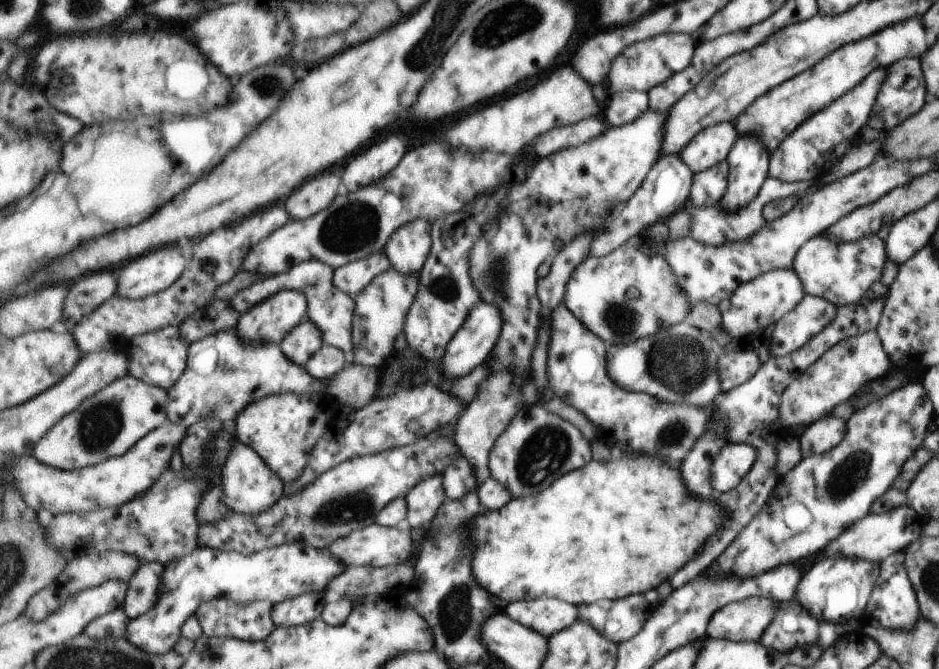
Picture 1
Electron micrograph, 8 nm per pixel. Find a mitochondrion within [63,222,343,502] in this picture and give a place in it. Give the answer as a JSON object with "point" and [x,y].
{"point":[98,427]}

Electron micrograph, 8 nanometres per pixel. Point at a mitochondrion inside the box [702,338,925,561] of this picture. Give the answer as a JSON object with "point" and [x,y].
{"point":[855,470]}

